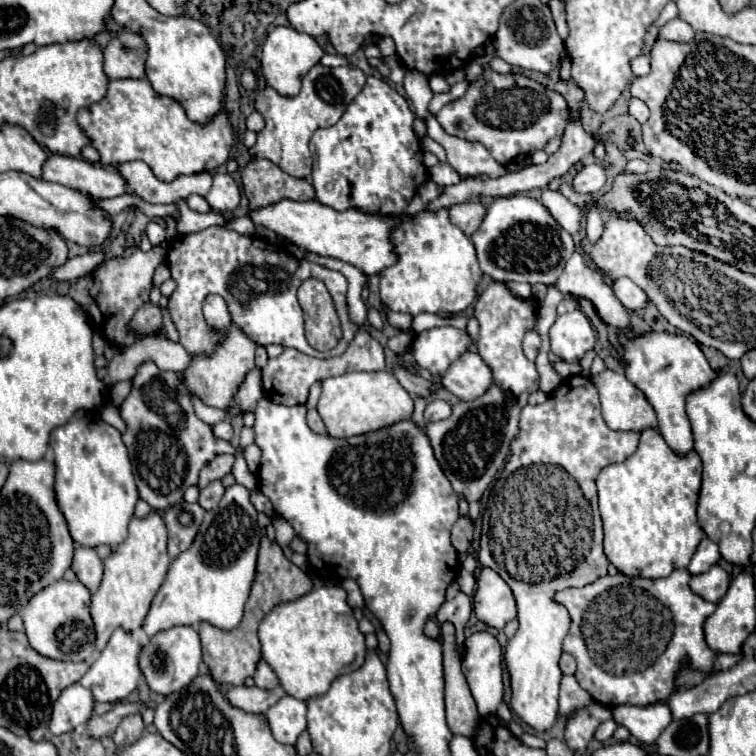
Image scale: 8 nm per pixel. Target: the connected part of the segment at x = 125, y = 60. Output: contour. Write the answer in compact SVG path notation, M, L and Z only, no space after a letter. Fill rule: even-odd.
M120 30L116 36L110 38L104 52L104 74L114 78L144 78L144 62L148 48L144 40L130 32Z

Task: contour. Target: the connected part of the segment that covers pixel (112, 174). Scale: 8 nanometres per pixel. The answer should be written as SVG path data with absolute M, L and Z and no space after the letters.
M52 154L44 164L42 178L74 188L92 198L116 198L128 192L124 176L112 166L96 166L82 158Z

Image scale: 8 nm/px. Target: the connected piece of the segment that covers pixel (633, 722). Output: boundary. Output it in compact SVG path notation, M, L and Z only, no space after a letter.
M664 702L652 706L616 706L614 720L630 730L630 734L644 746L653 746L664 728L672 722L672 712Z

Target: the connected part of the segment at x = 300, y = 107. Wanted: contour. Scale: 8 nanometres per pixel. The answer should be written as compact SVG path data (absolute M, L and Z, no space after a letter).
M316 64L302 78L302 90L292 98L280 96L274 88L266 86L256 98L256 110L264 114L266 126L258 132L258 142L250 148L250 154L256 158L268 158L294 178L308 178L312 174L312 156L308 150L312 132L320 126L334 126L344 114L348 102L352 102L352 98L362 90L364 82L366 76L360 68L326 68Z

